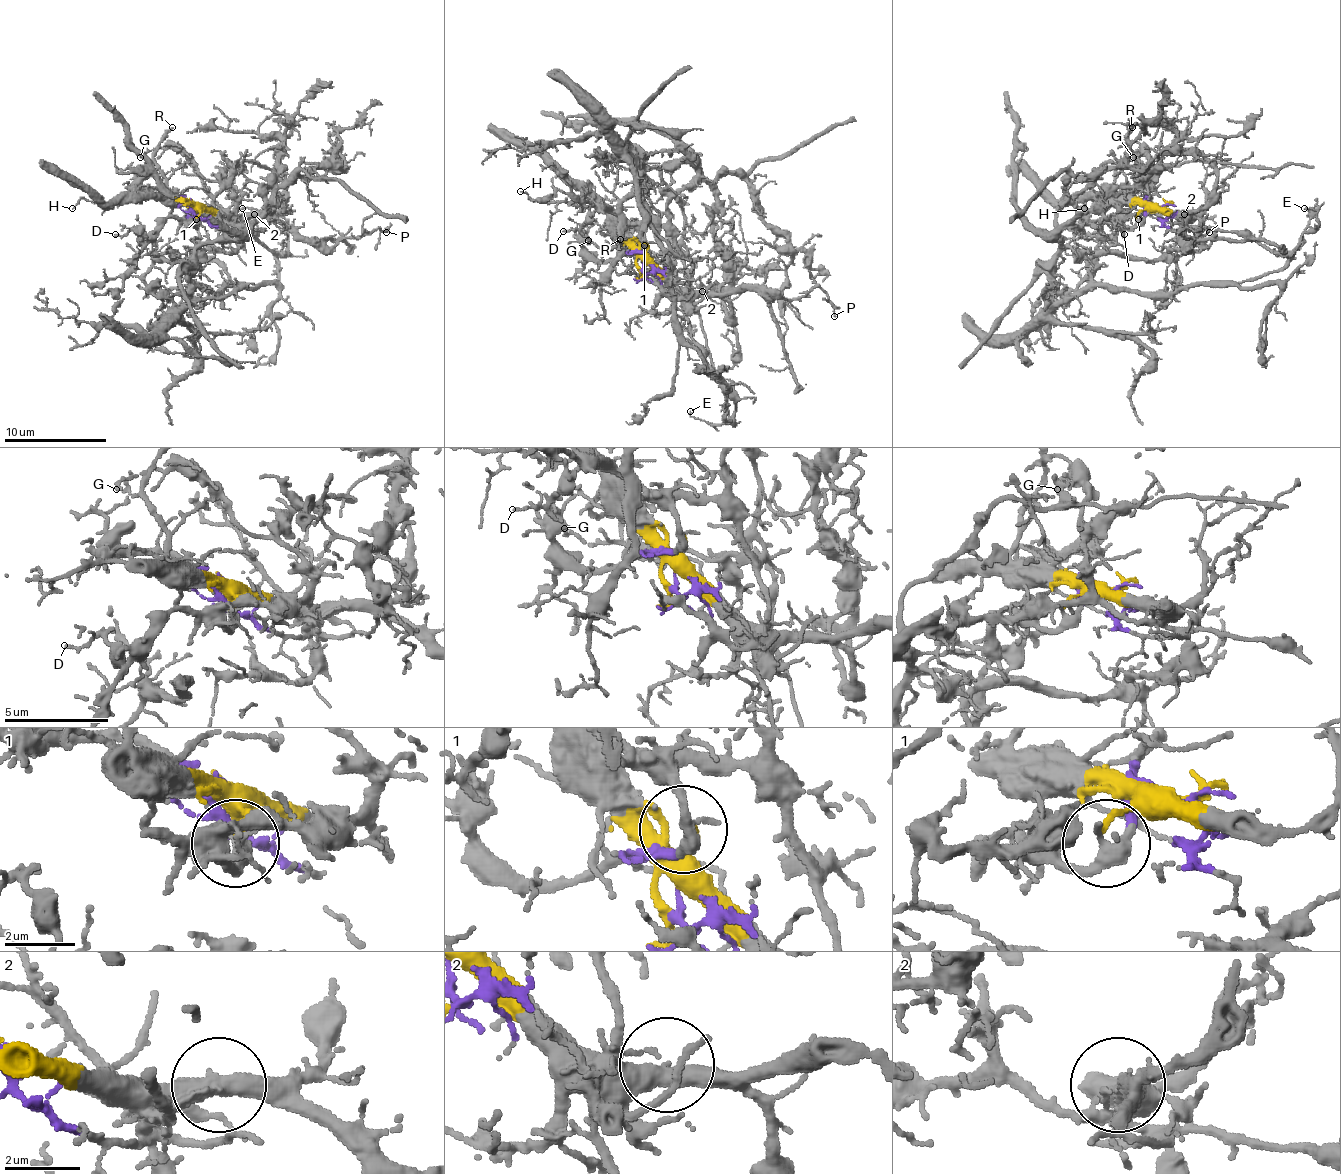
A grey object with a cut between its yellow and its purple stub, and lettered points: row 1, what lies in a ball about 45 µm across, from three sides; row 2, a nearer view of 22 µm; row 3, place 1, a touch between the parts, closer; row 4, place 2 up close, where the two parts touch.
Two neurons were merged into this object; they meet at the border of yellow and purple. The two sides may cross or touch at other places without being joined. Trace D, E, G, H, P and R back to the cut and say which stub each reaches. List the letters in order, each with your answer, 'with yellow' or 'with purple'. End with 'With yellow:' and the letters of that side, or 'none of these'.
D: with purple
E: with purple
G: with purple
H: with yellow
P: with yellow
R: with yellow
With yellow: H, P, R

